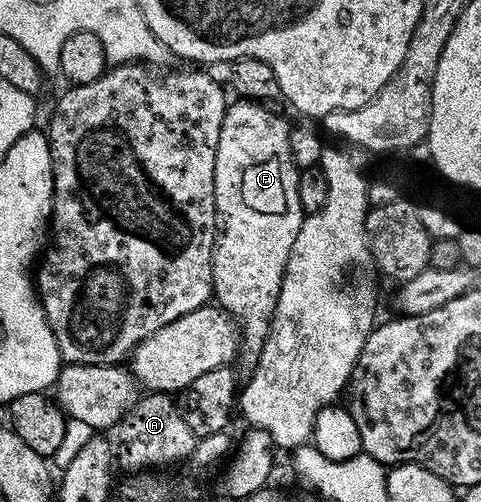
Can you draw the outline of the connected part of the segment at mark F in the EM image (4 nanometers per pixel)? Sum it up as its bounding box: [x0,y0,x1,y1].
[213,102,303,365]

